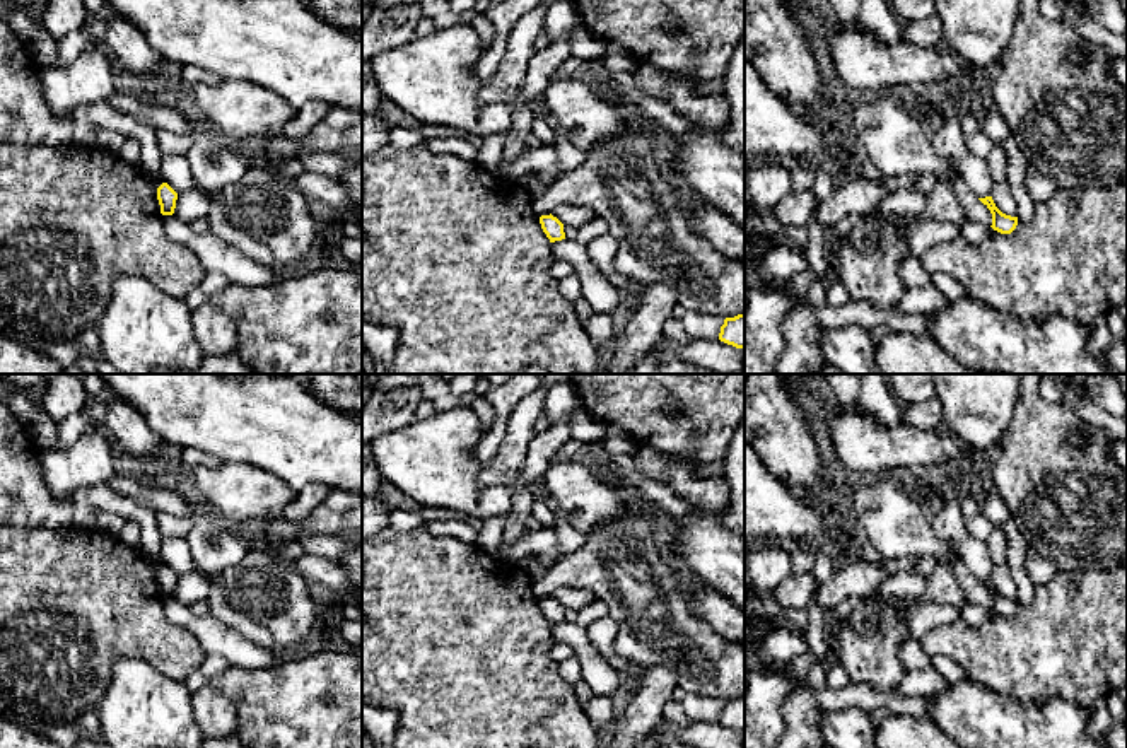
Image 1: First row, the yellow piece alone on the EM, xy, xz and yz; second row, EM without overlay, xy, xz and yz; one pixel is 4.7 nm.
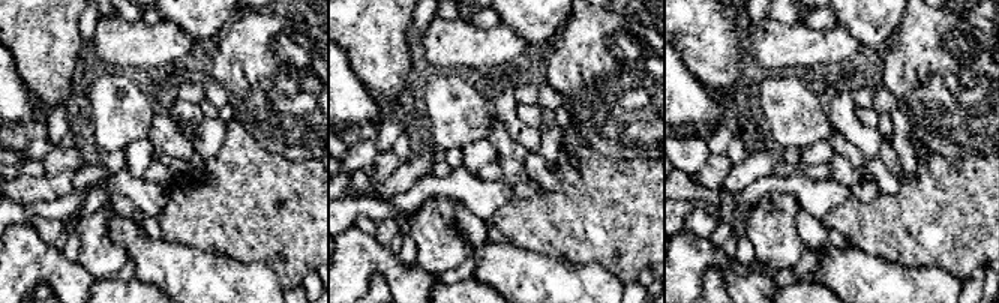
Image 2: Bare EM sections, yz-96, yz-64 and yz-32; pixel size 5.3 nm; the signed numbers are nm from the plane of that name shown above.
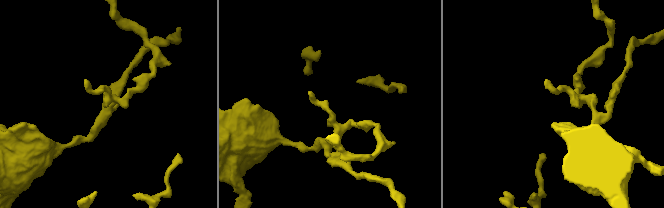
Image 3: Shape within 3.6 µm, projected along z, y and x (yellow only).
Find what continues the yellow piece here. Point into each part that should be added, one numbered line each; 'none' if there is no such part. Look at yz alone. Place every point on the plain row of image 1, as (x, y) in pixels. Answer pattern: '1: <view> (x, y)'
none

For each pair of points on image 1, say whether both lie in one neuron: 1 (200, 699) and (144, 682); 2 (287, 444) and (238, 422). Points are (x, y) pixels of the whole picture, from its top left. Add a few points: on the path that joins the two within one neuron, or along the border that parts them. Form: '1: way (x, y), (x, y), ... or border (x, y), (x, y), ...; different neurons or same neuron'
1: border (190, 694), (193, 719), (200, 730); different neurons
2: way (275, 432), (265, 422), (250, 422); same neuron

